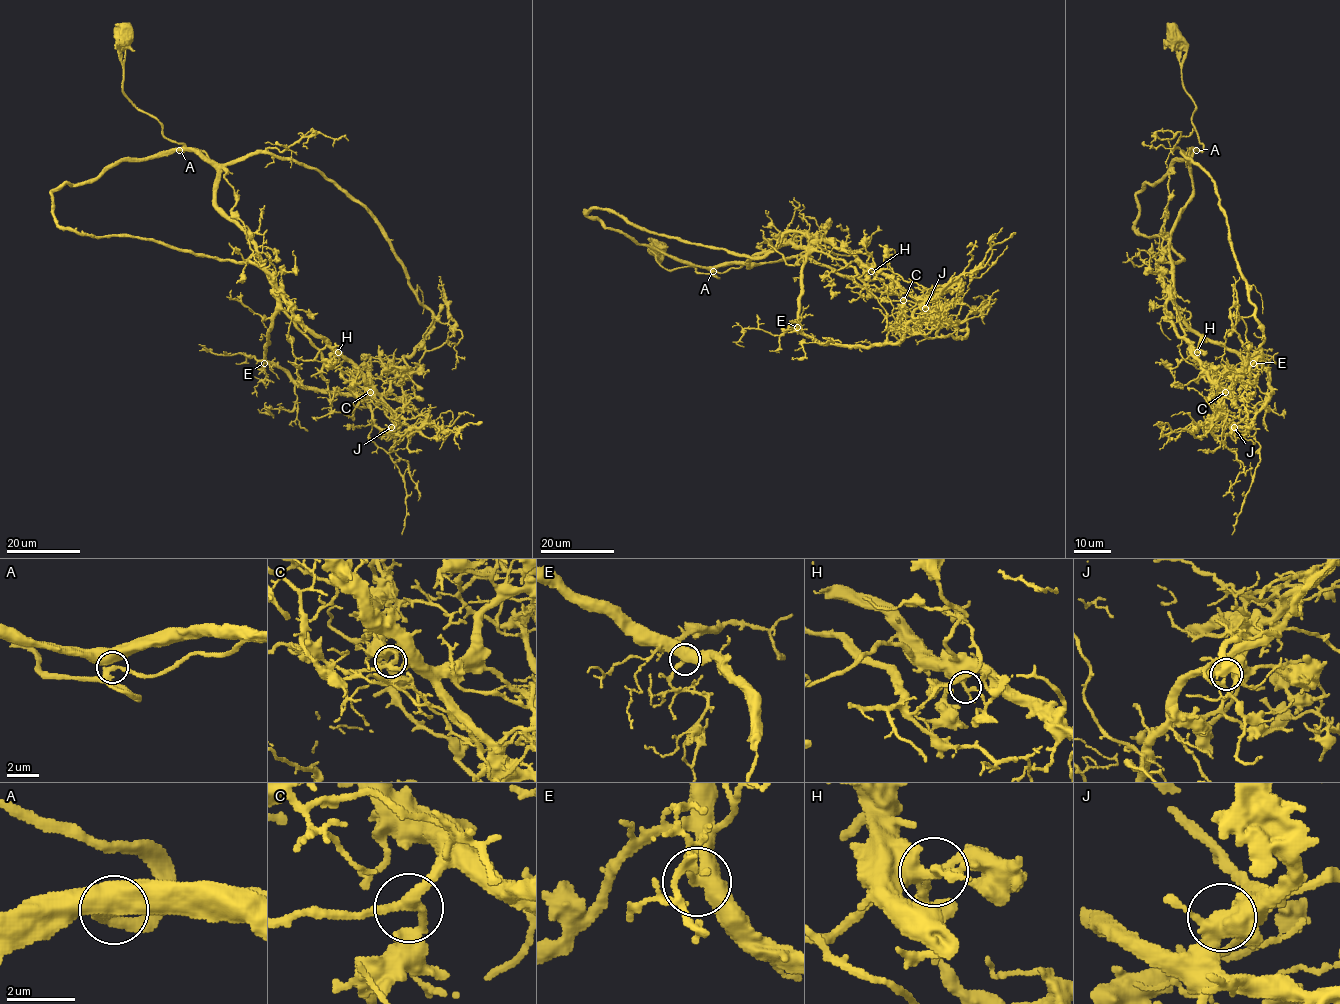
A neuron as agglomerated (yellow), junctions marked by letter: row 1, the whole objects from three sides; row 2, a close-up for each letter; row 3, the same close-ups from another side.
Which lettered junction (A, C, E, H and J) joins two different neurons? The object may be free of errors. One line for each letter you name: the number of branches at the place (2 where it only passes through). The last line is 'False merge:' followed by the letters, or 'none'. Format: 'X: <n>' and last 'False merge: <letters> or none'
False merge: none

